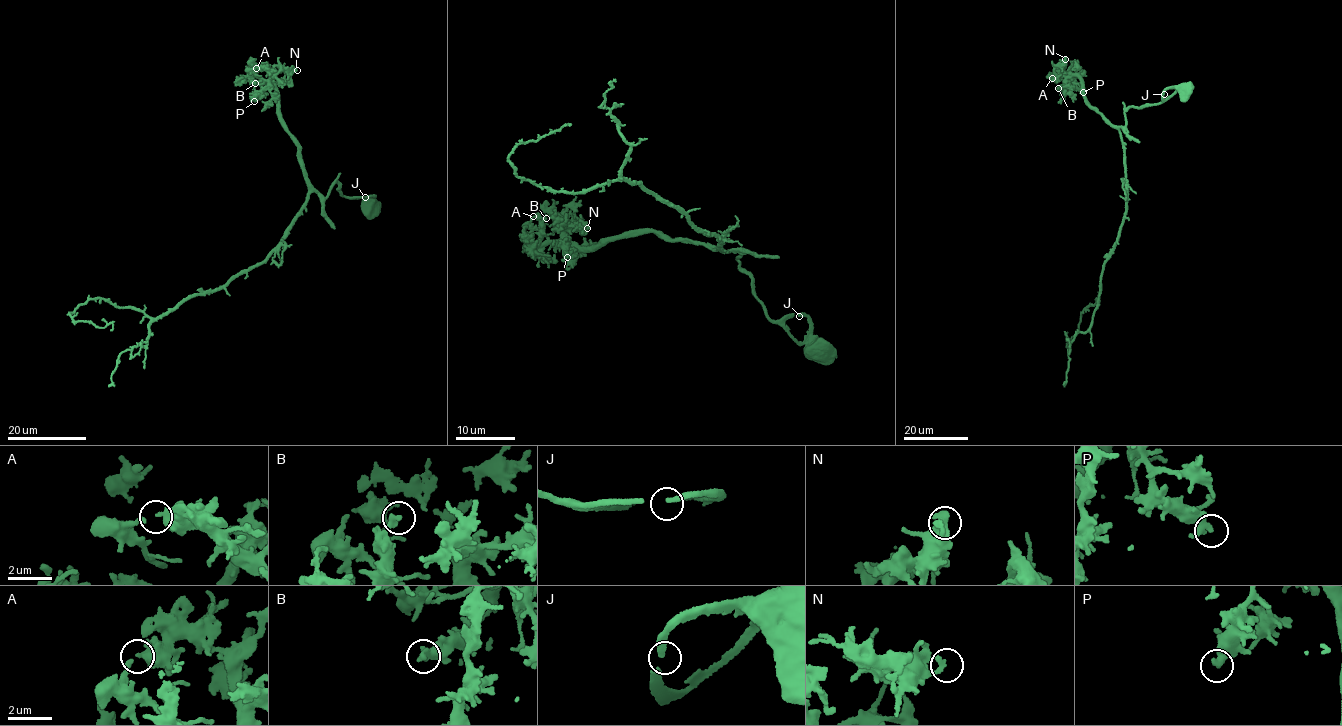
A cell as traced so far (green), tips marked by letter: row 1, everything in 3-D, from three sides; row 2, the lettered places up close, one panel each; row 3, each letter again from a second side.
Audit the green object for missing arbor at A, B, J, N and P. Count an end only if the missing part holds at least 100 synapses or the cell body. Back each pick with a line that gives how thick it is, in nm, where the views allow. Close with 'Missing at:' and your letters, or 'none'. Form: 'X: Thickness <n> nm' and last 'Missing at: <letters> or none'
Missing at: none

